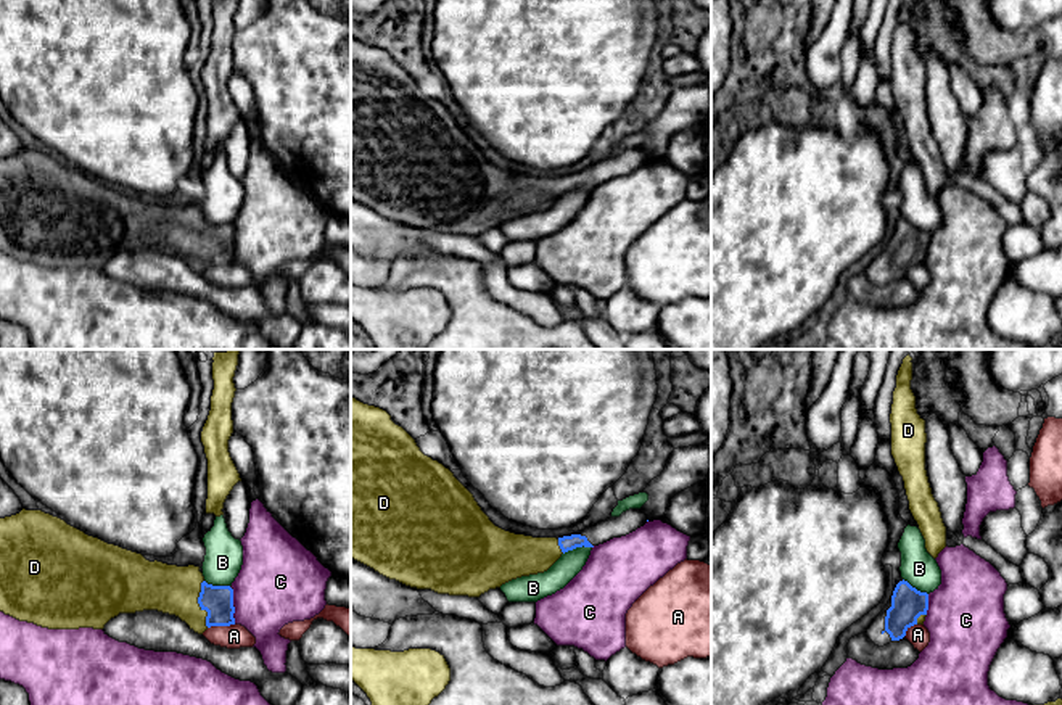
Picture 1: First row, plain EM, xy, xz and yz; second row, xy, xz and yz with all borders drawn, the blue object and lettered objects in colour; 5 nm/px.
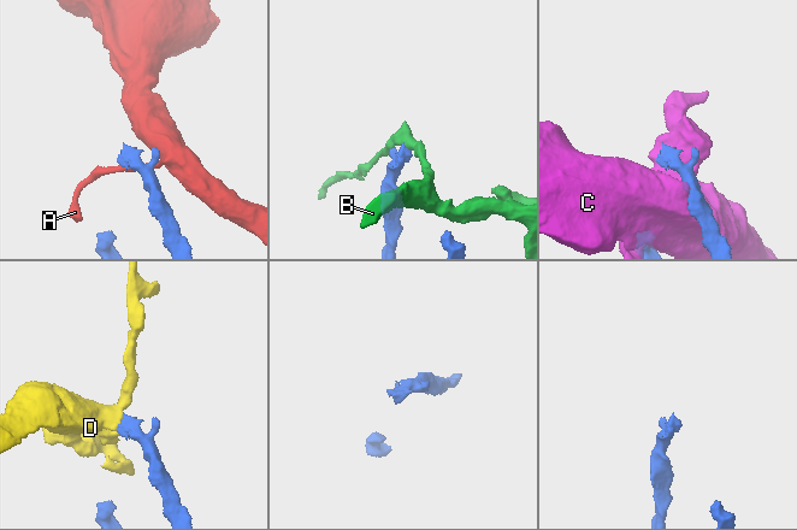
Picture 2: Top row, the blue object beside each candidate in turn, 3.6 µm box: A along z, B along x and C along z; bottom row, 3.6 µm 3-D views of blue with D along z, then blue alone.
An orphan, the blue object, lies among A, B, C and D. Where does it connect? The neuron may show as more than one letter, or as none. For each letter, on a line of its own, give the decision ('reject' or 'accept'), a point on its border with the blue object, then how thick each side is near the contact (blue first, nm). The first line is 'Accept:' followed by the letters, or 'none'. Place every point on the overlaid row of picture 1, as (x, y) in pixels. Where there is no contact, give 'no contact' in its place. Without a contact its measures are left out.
Accept: D
A: reject | xy (221, 625) | 160/120 nm
B: reject | xz (576, 546) | 80/120 nm
C: reject | xy (232, 606) | 160/400 nm
D: accept | xy (198, 602) | 160/240 nm

